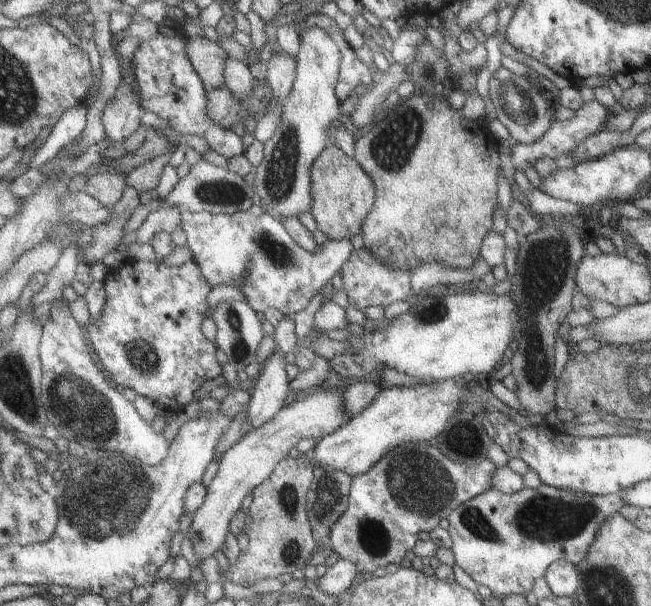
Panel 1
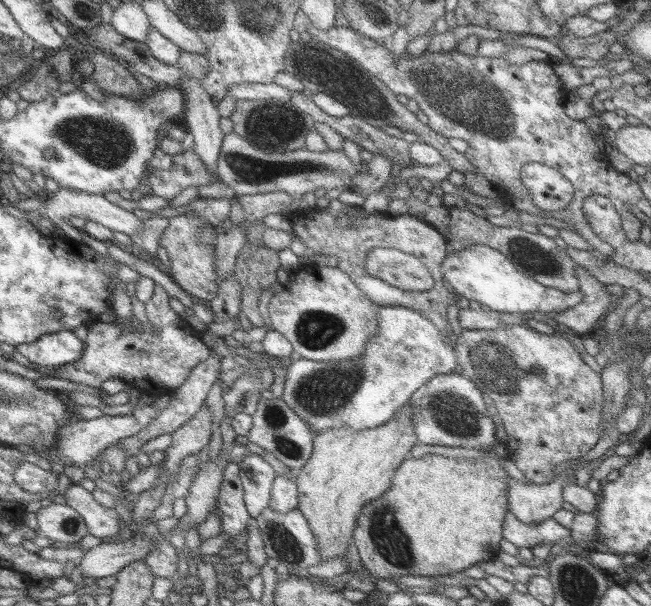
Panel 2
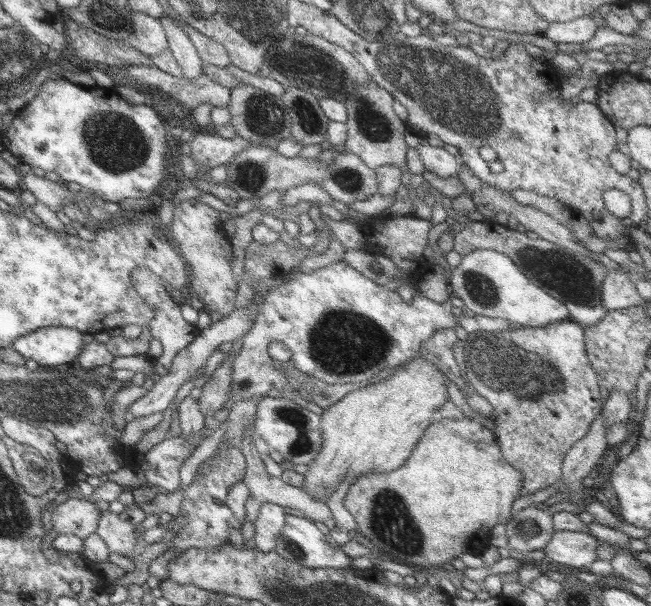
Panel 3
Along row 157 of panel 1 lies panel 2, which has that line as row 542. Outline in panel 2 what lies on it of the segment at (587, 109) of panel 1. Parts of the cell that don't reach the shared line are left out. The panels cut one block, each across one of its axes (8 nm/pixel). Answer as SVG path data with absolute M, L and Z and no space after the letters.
M510 510L506 512L504 521L503 538L508 542L512 542L517 548L534 548L538 544L554 544L555 549L558 550L558 542L561 538L570 536L569 528L558 524L554 519L548 518L528 526L524 522L520 522Z

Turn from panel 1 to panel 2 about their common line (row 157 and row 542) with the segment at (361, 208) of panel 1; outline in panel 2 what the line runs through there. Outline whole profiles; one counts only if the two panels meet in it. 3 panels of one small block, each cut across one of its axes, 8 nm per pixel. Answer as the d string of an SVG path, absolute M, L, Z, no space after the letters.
M411 404L401 408L390 421L373 429L354 431L344 425L314 435L311 457L297 470L295 482L297 508L316 535L320 563L327 563L337 556L348 556L362 507L390 488L396 470L408 458L411 448L418 444L410 417Z

